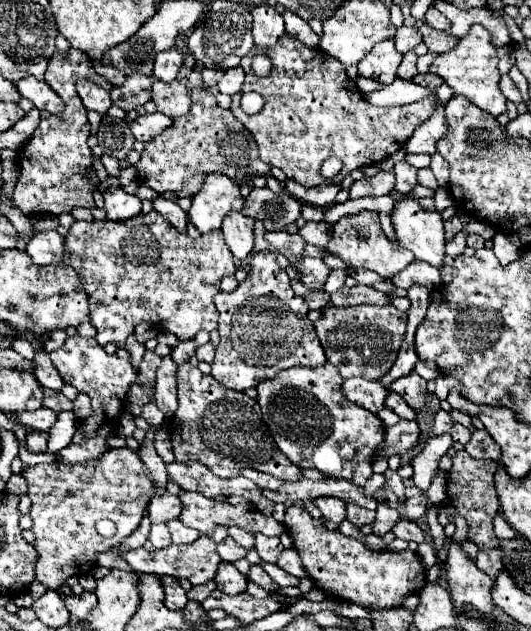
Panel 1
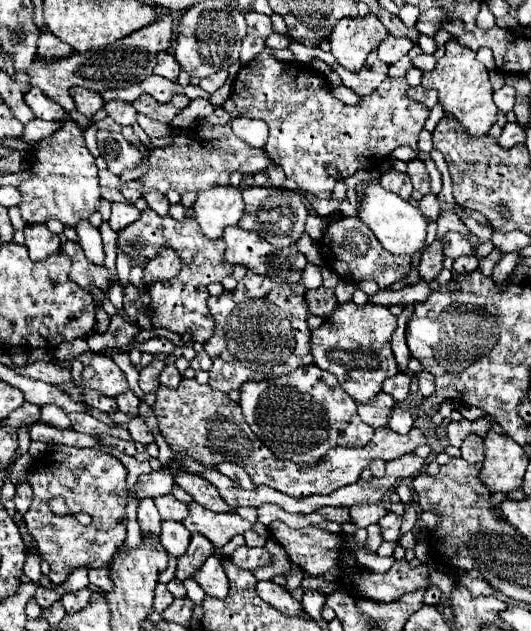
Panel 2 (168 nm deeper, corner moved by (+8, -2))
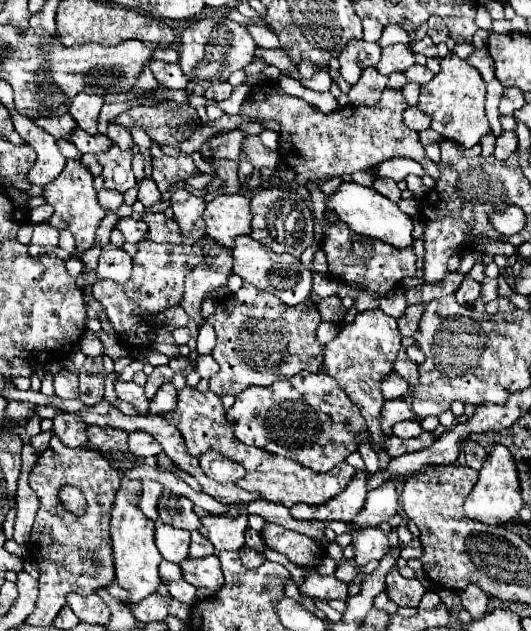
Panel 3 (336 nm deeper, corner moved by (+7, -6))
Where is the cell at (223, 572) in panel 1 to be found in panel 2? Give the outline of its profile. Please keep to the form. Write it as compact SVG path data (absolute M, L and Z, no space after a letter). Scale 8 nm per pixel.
M210 556L204 562L204 566L192 576L192 580L196 580L202 586L206 596L214 596L214 598L228 596L230 584L228 584L228 578L226 578L226 574L222 570L222 564L220 564L220 560L216 556Z

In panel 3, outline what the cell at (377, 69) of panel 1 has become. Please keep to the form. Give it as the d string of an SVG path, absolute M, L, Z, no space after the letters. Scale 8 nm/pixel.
M367 68L361 74L361 80L355 86L351 86L347 96L353 106L373 106L379 102L379 96L385 90L385 86L387 78L381 76L375 68Z

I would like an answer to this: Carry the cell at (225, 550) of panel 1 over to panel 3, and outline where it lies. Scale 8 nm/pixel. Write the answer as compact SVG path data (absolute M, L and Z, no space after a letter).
M243 546L239 550L239 558L241 558L241 562L243 562L245 568L257 568L257 566L261 566L265 562L265 554L255 552L255 550L247 548L247 546Z

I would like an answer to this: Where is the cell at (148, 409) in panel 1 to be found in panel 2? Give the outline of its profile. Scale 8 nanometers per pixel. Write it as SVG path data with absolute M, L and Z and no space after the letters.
M134 416L134 418L126 424L126 428L128 428L128 432L130 432L130 436L132 436L134 442L140 442L140 444L152 444L152 442L154 442L152 432L148 430L146 422L144 422L140 416Z

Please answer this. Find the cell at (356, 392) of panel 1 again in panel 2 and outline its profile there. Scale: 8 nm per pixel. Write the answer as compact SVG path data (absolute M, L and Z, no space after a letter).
M380 392L380 396L372 400L372 404L358 404L358 414L362 422L366 422L368 426L380 428L388 424L388 418L394 408L396 408L396 400L392 400L392 396L388 396L386 392Z

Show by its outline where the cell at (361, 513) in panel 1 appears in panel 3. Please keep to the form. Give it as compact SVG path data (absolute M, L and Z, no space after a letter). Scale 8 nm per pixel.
M389 480L377 490L371 490L367 494L363 510L355 516L351 522L353 528L369 528L369 526L379 526L381 522L387 522L399 508L399 498L397 498L397 488Z

